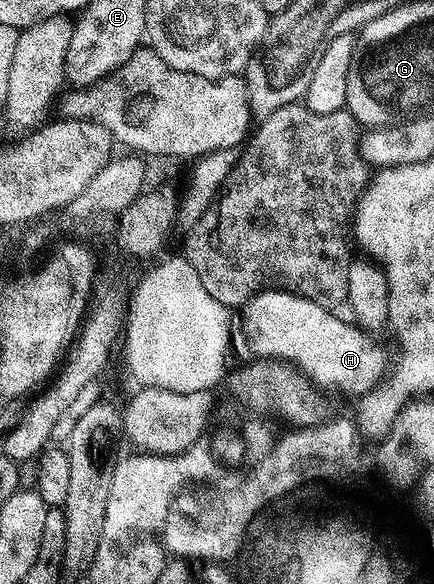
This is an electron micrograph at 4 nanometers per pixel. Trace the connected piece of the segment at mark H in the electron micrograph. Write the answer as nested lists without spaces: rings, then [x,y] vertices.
[[[265,290],[245,303],[243,313],[245,315],[241,318],[241,326],[245,329],[245,342],[257,356],[265,360],[284,360],[296,366],[318,388],[337,386],[341,394],[360,396],[374,389],[386,377],[385,350],[377,346],[376,340],[373,339],[376,337],[370,336],[344,317],[336,318],[333,315],[336,313],[306,298],[300,298],[297,294],[287,294],[282,290]]]

